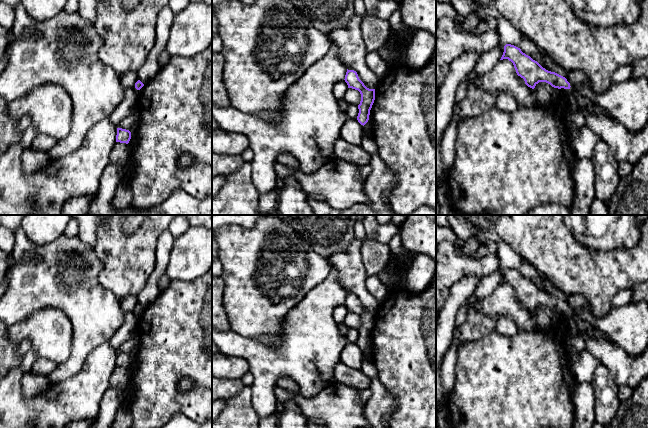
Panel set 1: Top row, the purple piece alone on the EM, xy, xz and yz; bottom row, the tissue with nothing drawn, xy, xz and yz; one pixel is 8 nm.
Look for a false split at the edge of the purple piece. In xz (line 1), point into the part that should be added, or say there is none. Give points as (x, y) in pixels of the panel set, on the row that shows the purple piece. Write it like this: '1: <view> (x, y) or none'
1: none

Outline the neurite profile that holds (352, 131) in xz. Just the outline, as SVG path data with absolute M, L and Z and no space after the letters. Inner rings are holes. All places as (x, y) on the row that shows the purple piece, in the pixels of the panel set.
M347 119L341 128L340 138L360 145L365 135L363 125L358 120Z

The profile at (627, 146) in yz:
M587 110L582 113L585 125L609 145L618 162L624 161L634 166L648 153L648 123L644 130L634 133L614 118L594 115Z

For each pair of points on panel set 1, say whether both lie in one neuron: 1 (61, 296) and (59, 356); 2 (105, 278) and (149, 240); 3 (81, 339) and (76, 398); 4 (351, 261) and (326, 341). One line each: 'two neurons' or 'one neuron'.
1: two neurons
2: one neuron
3: two neurons
4: two neurons

